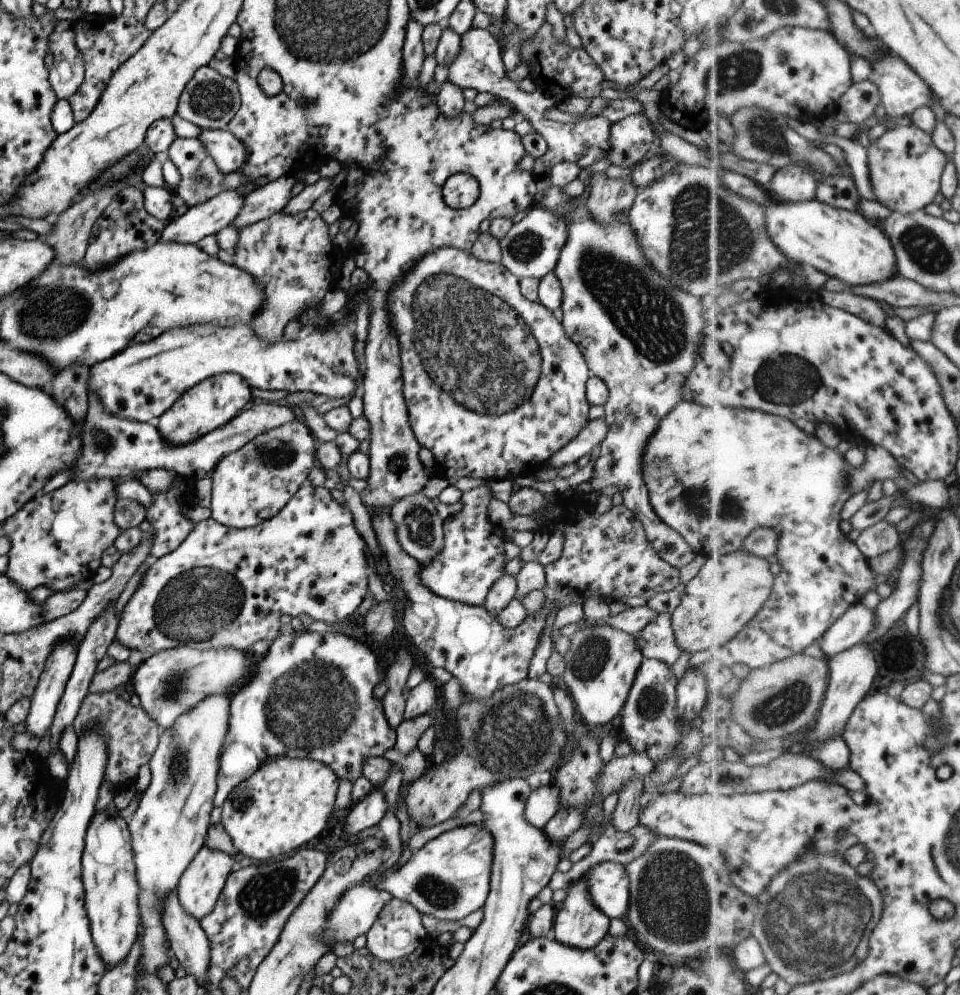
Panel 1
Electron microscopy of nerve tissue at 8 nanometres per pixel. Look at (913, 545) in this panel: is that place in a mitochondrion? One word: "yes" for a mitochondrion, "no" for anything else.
no

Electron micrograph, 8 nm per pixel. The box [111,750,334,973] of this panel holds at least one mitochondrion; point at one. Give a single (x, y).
(262, 896)

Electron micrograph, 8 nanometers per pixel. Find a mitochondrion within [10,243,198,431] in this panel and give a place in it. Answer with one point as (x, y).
(46, 317)

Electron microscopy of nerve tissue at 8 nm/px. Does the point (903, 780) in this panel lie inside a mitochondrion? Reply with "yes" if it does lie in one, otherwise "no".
no

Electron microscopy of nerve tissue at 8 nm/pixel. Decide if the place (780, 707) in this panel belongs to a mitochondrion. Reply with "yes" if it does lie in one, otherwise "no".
yes

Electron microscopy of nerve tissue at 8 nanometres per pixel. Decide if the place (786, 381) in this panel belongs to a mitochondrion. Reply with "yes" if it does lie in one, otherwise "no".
yes

